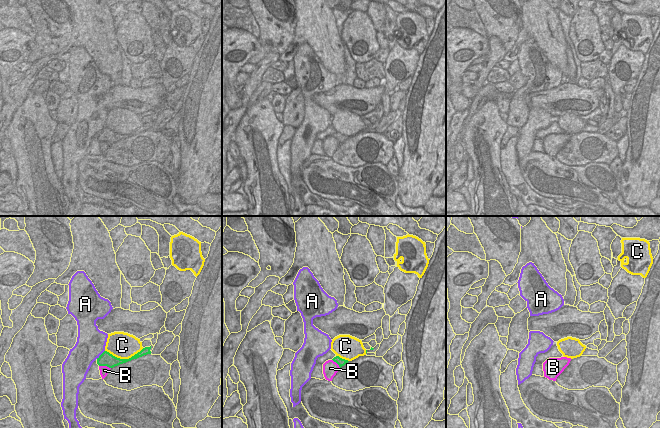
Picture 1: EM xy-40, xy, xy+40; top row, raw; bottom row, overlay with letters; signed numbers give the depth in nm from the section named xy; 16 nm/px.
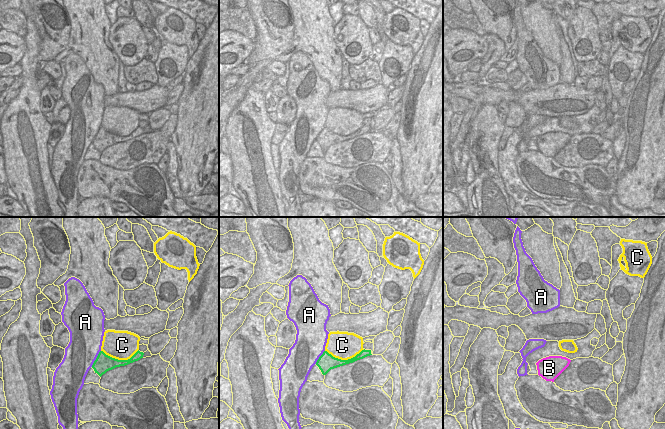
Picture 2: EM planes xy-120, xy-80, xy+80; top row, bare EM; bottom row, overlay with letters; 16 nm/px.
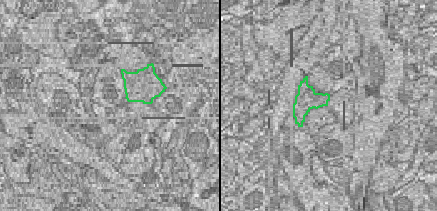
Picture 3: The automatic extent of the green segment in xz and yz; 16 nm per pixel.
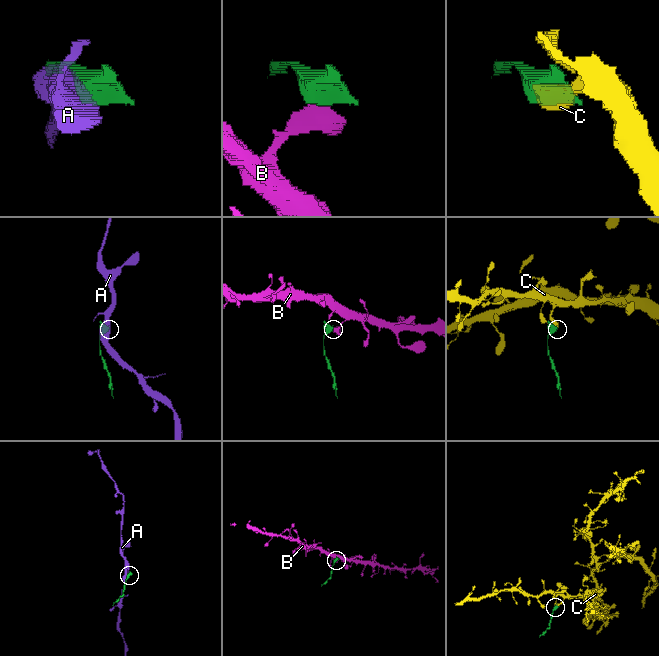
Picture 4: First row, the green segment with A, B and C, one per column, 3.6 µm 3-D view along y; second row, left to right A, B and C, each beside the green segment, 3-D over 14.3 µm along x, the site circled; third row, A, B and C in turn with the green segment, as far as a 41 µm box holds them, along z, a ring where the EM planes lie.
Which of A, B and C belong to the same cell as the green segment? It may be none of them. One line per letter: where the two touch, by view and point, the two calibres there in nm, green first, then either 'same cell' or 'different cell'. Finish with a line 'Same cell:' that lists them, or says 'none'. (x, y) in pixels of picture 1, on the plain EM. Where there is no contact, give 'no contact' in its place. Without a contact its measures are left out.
A: contact xy-40 (101, 130); calibres 220 and 460 nm; different cell
B: contact xy-40 (105, 141); calibres 220 and 160 nm; different cell
C: contact xy-40 (124, 135); calibres 200 and 420 nm; different cell
Same cell: none

